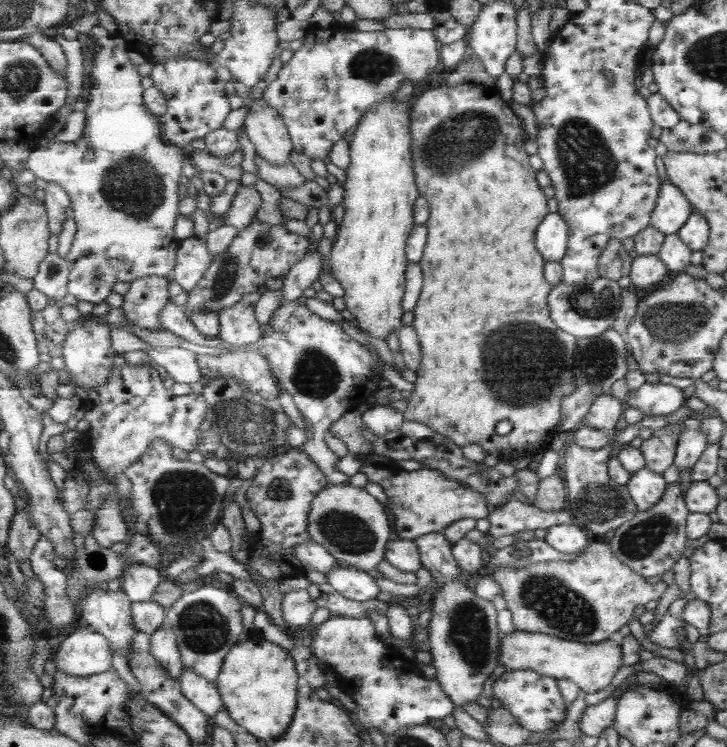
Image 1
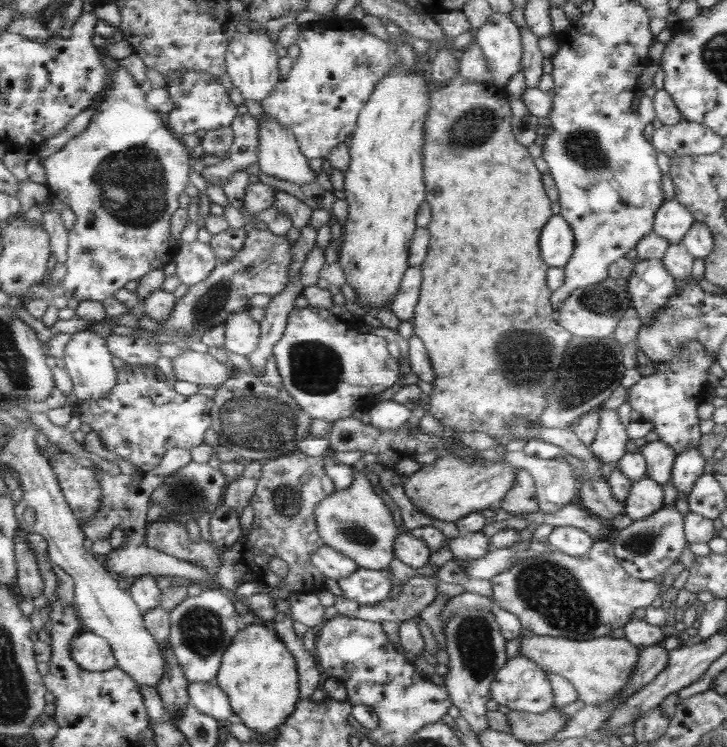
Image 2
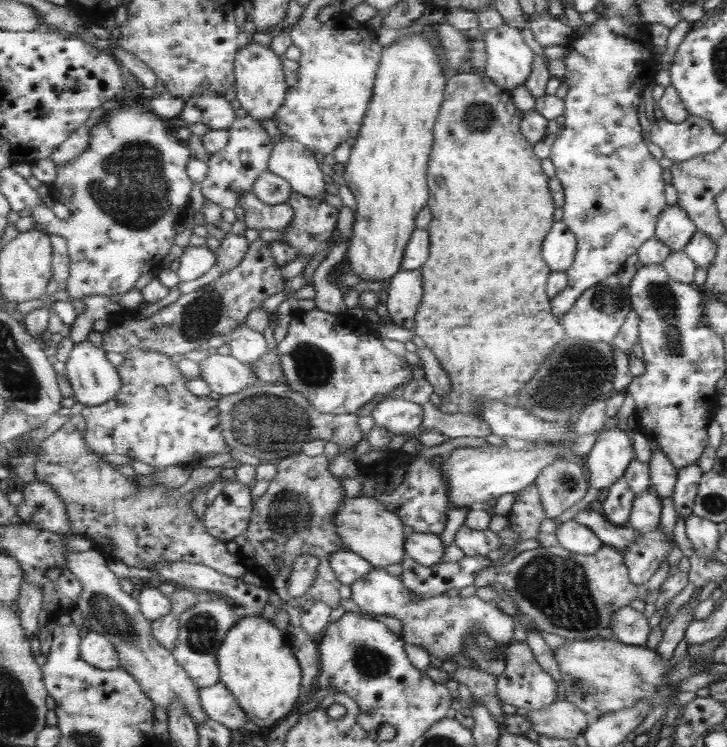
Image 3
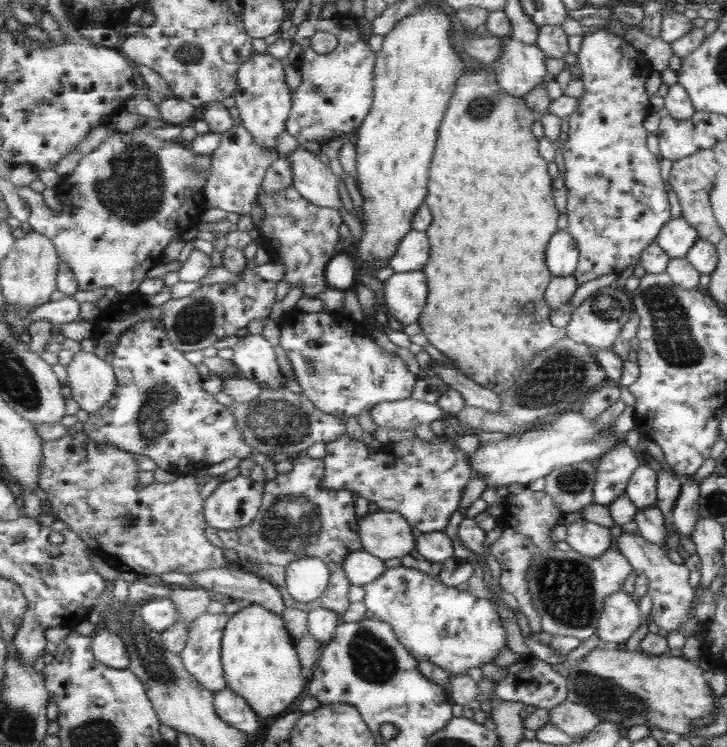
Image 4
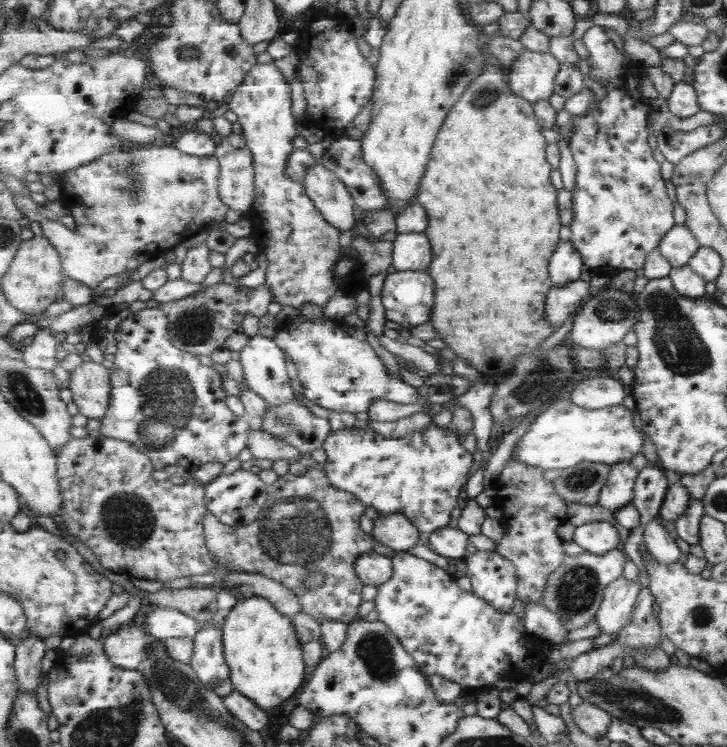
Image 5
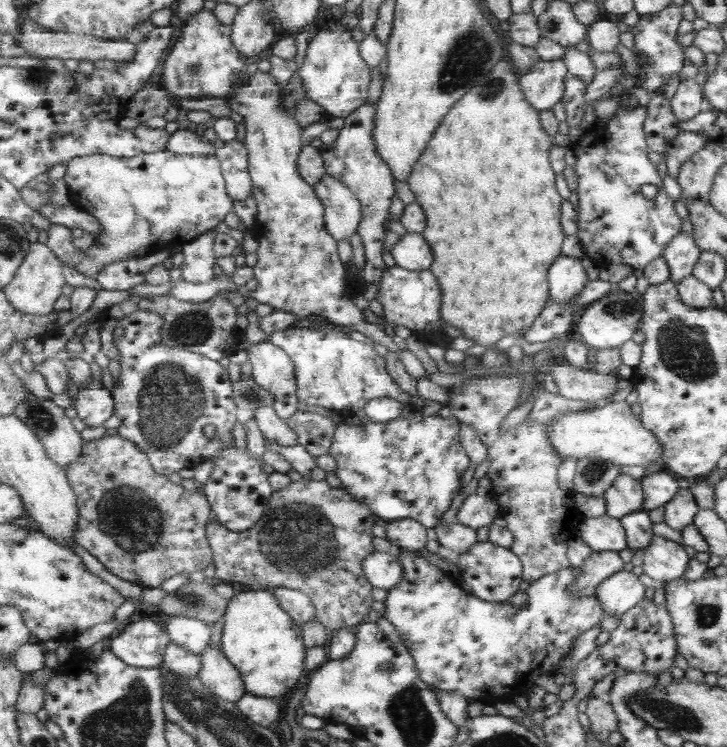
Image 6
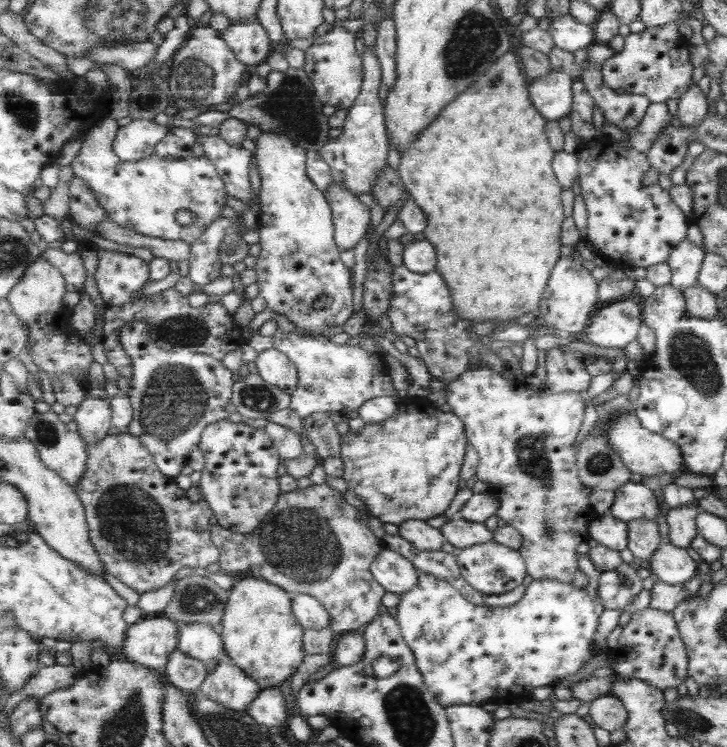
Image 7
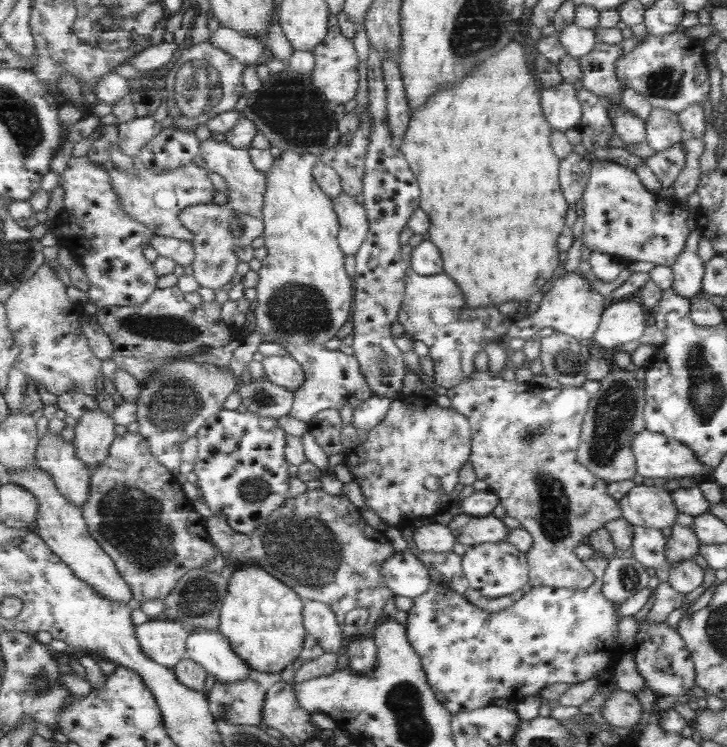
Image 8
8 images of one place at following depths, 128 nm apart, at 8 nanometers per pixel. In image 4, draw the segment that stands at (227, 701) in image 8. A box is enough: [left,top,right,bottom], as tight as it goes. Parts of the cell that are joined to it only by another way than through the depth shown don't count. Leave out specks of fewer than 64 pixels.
[181,612,231,693]

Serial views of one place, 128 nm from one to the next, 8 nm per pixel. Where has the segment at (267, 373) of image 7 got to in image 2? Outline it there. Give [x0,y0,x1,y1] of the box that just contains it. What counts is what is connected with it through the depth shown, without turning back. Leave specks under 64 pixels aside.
[225,310,261,357]

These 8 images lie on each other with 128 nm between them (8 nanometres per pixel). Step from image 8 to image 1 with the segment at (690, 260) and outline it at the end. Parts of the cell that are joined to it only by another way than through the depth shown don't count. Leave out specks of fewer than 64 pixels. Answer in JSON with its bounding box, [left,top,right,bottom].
[651,180,691,235]

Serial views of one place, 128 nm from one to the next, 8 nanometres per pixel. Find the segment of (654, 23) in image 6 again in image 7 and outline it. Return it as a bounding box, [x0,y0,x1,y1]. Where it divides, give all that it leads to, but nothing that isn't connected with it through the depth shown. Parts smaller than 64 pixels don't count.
[601,22,694,103]

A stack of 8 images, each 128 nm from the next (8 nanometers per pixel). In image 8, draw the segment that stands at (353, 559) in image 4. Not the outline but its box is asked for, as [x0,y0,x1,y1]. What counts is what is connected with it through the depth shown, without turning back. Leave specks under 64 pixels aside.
[384,549,432,600]

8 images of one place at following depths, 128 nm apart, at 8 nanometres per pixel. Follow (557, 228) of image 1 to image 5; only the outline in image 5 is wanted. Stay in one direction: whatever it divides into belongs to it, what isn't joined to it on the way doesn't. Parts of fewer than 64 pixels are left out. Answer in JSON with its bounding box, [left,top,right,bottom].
[550,240,583,286]

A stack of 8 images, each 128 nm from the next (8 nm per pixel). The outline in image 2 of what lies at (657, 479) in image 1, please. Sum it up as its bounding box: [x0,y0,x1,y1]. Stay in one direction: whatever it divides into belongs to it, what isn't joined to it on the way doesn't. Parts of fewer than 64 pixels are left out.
[625,477,663,521]

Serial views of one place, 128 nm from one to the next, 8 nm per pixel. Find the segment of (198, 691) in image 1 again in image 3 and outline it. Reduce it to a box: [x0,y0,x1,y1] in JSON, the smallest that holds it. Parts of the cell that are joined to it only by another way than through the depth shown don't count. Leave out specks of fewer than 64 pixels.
[200,683,249,730]

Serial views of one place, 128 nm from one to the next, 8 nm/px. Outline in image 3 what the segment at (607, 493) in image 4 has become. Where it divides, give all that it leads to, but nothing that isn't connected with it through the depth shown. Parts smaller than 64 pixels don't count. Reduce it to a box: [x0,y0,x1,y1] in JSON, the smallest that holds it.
[555,427,635,523]

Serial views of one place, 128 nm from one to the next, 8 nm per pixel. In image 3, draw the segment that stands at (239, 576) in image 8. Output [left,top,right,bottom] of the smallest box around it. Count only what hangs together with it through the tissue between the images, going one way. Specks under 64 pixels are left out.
[219,611,301,728]

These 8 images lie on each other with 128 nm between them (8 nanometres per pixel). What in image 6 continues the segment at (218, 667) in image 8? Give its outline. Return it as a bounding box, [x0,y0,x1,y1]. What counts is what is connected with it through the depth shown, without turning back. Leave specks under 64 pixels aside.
[165,617,211,656]

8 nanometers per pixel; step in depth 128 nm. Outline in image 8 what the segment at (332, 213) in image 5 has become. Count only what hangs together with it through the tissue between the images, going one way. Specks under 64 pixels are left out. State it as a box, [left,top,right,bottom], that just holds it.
[333,192,369,255]

